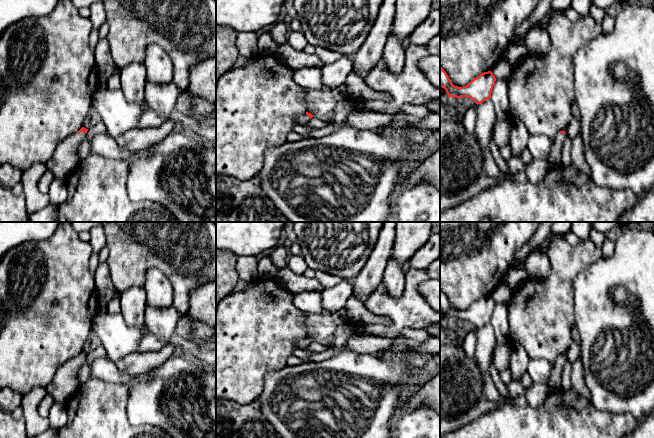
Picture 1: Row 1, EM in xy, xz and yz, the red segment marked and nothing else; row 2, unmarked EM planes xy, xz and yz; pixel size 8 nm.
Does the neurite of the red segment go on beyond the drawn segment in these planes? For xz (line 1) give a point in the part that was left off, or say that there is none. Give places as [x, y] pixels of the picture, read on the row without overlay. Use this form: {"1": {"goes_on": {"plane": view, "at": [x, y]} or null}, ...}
{"1": {"goes_on": {"plane": "xz", "at": [303, 343]}}}

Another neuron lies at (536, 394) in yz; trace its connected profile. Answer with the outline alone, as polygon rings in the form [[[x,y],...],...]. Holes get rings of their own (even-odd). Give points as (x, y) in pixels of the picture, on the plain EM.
[[[533,383],[532,386],[526,390],[525,397],[528,405],[533,408],[538,408],[545,401],[549,394],[549,388],[543,383]]]

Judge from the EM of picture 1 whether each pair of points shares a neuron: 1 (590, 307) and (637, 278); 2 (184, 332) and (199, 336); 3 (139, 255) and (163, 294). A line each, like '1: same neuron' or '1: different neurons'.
1: same neuron
2: same neuron
3: different neurons

